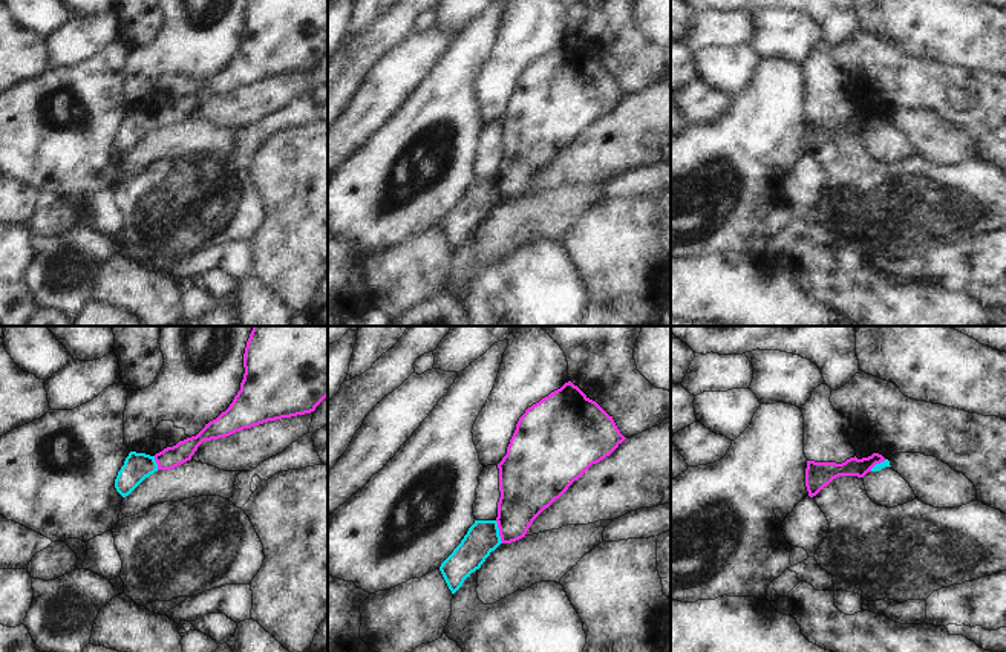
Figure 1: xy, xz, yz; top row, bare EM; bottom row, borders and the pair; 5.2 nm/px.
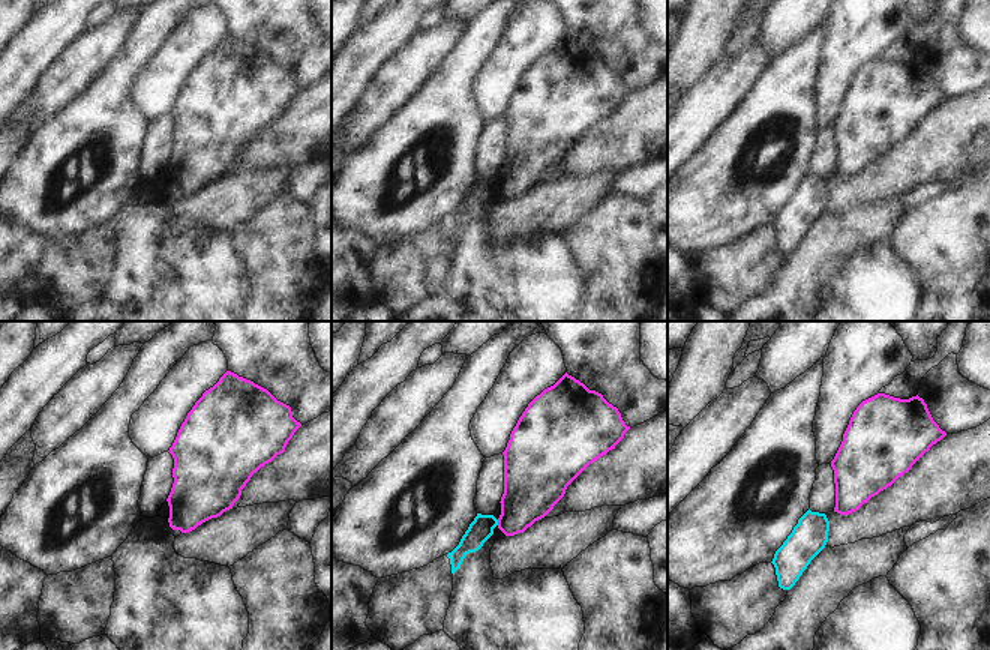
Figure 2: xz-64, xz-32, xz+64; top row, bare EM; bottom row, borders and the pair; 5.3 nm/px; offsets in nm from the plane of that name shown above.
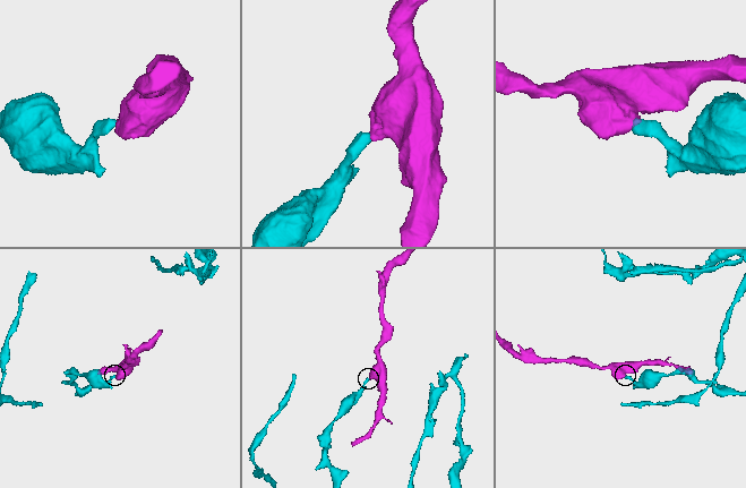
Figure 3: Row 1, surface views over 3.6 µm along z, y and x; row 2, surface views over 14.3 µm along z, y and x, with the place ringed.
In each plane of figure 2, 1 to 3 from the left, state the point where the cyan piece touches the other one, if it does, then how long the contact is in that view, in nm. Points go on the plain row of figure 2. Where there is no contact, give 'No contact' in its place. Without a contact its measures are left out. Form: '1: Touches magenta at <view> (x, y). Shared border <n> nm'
1: No contact
2: Touches magenta at xz-32 (498, 186). Shared border 30 nm
3: No contact.

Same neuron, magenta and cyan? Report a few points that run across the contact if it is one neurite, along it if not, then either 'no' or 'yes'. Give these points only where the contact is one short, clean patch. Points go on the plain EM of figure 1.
line xz (495, 178), (502, 199); no

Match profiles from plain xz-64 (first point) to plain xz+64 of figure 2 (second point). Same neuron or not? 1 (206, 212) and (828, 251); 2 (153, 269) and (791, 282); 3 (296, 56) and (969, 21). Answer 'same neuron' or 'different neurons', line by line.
1: same neuron
2: different neurons
3: different neurons

